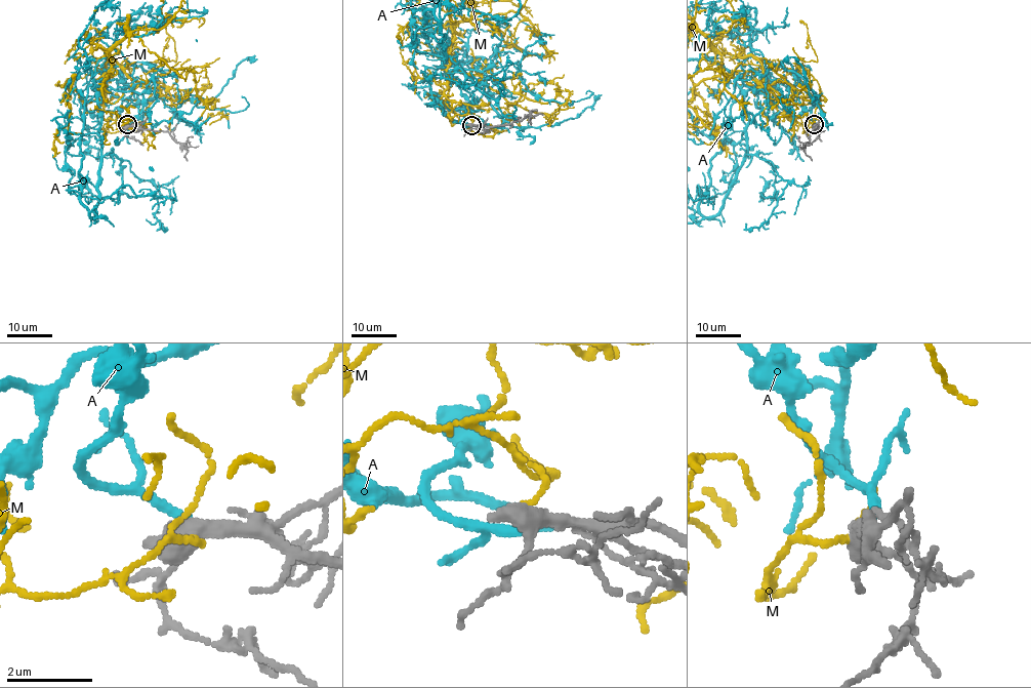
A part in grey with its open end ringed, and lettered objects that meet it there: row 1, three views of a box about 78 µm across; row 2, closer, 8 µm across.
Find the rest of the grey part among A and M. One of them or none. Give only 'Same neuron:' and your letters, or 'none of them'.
Same neuron: A

